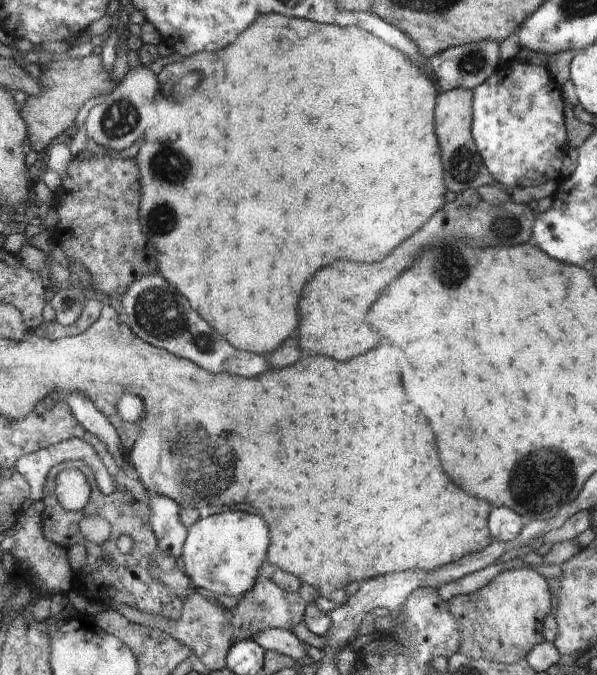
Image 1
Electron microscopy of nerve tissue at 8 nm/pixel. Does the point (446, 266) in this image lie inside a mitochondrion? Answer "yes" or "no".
yes

